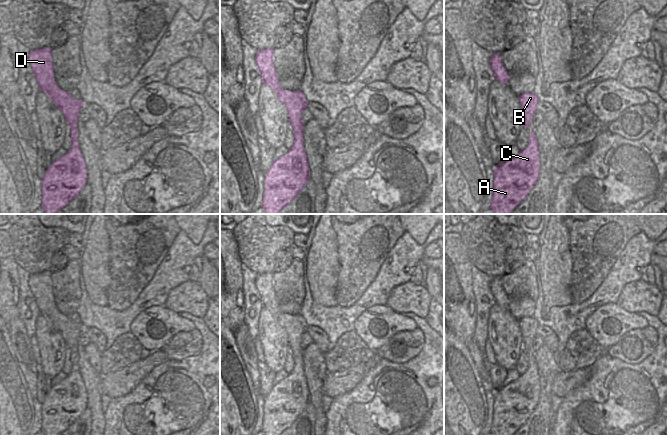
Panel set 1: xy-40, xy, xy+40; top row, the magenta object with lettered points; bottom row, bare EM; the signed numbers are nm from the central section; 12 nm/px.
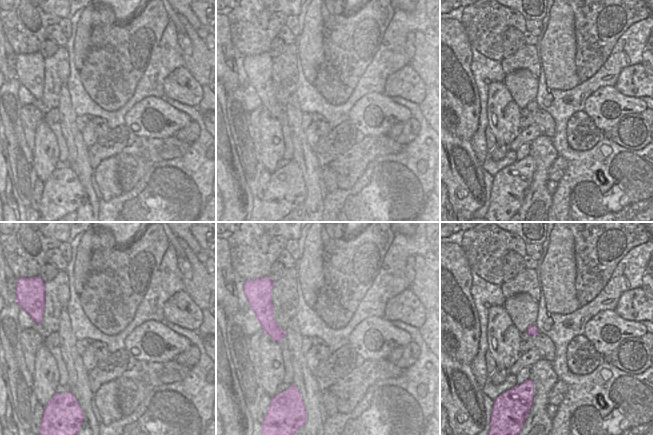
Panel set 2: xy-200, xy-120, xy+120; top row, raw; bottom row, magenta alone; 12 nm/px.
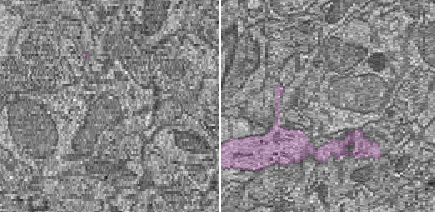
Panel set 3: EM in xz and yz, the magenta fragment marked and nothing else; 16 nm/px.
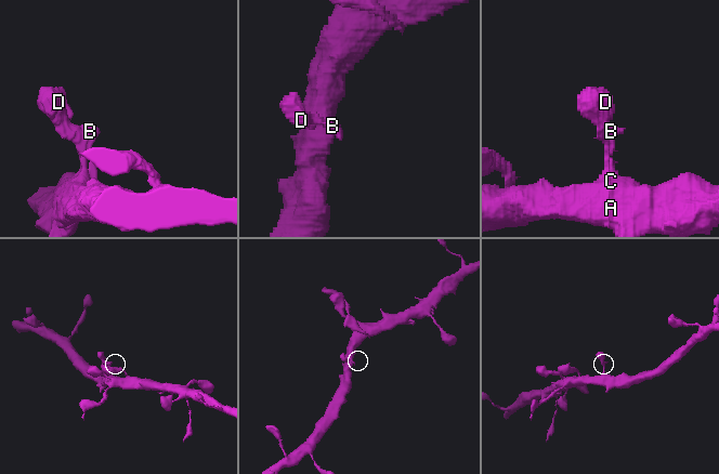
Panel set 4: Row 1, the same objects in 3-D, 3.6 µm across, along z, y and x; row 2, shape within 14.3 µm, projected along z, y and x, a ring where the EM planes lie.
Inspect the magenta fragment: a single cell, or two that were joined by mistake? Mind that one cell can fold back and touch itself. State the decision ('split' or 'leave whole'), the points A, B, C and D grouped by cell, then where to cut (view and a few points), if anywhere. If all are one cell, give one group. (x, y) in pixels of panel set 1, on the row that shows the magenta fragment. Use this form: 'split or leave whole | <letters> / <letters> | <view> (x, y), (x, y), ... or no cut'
leave whole | A B C D | no cut

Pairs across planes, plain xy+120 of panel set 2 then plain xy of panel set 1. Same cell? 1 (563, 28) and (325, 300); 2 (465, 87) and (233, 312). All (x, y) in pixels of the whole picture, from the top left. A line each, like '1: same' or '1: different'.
1: same
2: same

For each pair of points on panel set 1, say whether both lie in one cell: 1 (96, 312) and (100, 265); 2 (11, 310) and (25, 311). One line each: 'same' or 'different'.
1: different
2: different

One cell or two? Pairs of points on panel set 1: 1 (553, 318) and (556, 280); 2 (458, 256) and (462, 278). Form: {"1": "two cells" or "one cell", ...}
{"1": "two cells", "2": "one cell"}

